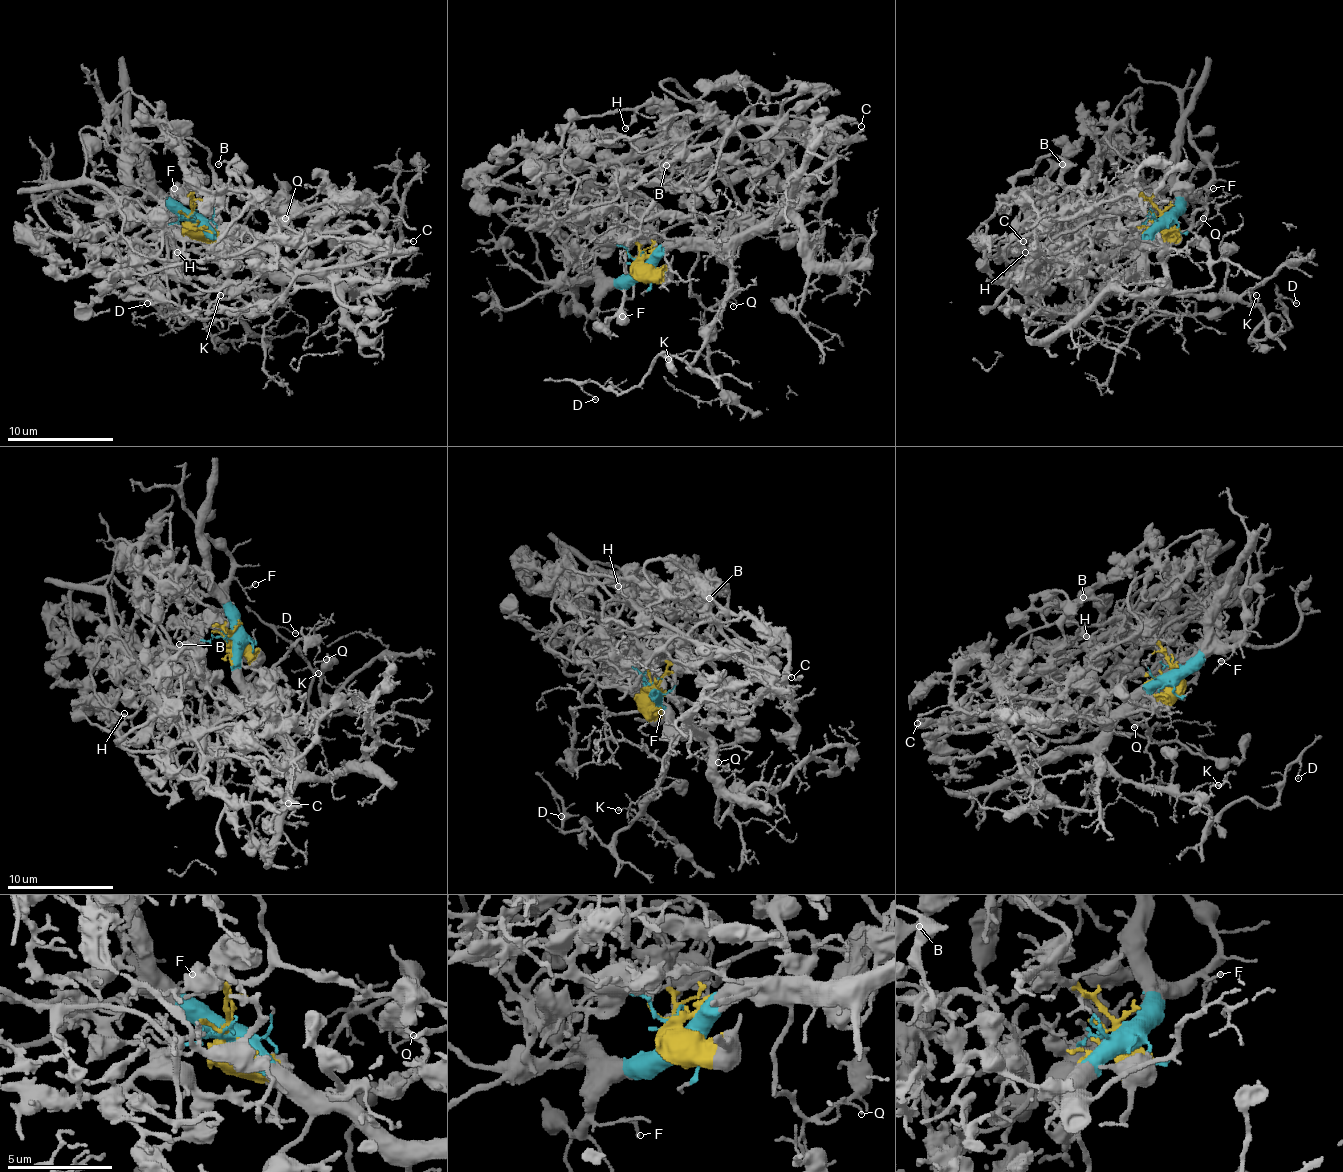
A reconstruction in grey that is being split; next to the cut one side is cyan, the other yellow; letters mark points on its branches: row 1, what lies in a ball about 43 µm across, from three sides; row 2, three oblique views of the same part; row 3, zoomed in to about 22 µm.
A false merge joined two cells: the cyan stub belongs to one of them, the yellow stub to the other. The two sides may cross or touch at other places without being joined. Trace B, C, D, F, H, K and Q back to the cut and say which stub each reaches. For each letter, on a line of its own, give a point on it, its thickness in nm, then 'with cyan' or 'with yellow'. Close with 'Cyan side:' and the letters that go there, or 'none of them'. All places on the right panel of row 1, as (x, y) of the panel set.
B: place (1062, 164); calibre 160 nm; with yellow
C: place (1023, 241); calibre 160 nm; with yellow
D: place (1296, 303); calibre 110 nm; with cyan
F: place (1213, 188); calibre 120 nm; with cyan
H: place (1025, 252); calibre 90 nm; with yellow
K: place (1256, 295); calibre 100 nm; with cyan
Q: place (1203, 218); calibre 100 nm; with cyan
Cyan side: D, F, K, Q

